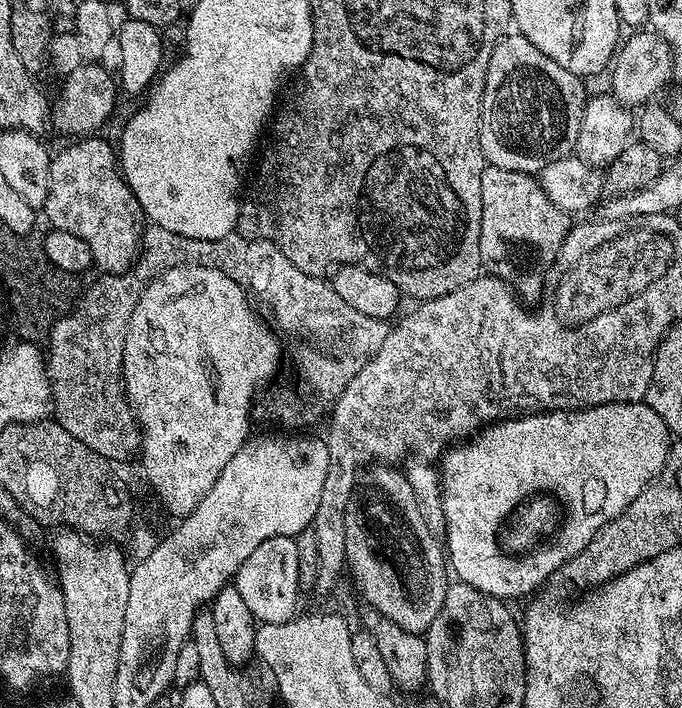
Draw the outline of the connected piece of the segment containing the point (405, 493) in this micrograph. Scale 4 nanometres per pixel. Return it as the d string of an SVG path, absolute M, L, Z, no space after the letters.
M377 462L369 464L357 476L350 502L346 506L346 558L347 571L350 576L352 572L356 579L355 591L367 607L386 614L386 618L402 626L402 630L427 633L430 622L434 622L438 610L442 610L450 583L450 568L441 541L427 526L414 498L413 487L399 467Z

